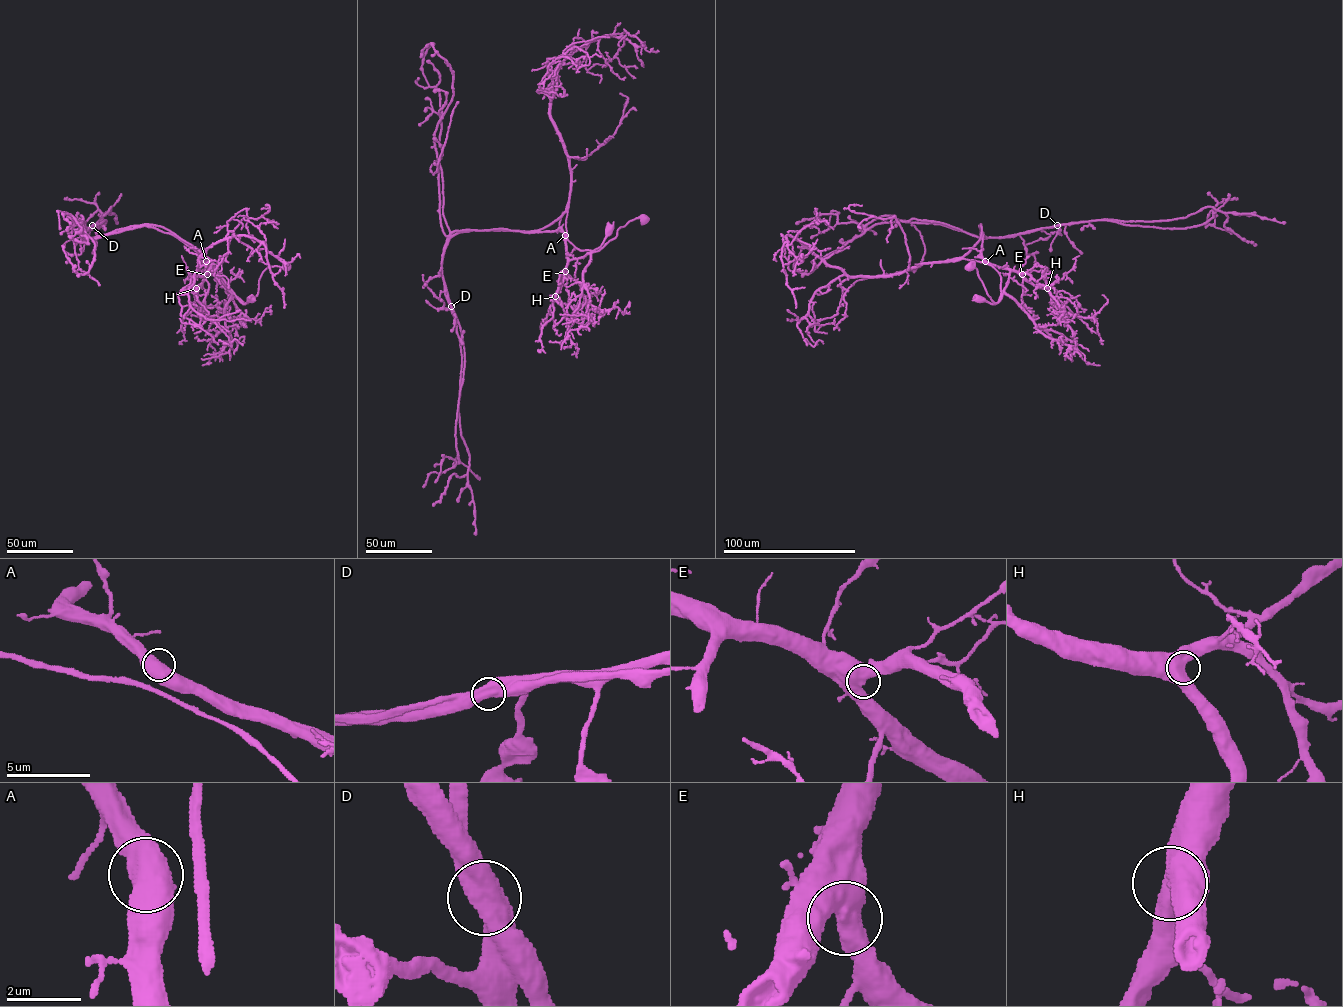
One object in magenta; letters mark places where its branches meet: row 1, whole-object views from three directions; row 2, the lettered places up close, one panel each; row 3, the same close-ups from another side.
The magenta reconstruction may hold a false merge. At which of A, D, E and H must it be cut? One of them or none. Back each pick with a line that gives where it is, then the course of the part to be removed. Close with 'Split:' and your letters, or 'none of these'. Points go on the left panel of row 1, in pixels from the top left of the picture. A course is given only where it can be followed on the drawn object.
D: place (92, 225); course (92, 226), (83, 236), (163, 227), (212, 263), (192, 276), (217, 242), (253, 237), (265, 246), (284, 308)
Split: D

